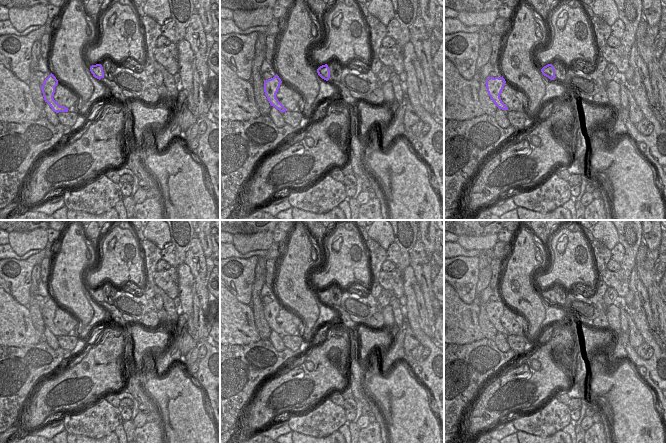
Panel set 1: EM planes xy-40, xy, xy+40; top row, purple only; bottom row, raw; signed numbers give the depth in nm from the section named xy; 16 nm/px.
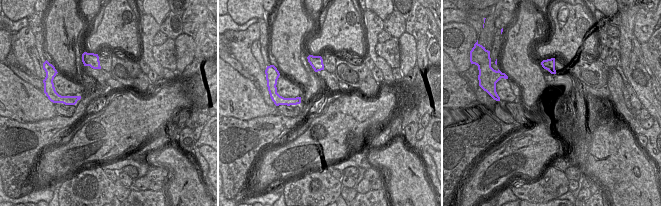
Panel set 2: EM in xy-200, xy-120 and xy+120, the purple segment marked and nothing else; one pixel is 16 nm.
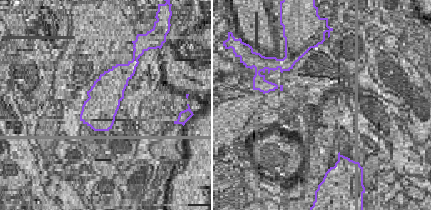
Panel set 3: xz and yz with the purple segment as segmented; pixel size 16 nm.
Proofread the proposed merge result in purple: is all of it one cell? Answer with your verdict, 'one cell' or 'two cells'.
two cells

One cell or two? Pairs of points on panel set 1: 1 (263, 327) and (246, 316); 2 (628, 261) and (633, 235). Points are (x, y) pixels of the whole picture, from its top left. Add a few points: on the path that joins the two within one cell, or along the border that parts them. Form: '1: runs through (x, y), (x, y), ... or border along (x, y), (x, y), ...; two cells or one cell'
1: border along (250, 304), (253, 310), (254, 324), (261, 338); two cells
2: runs through (629, 255), (631, 241); one cell

